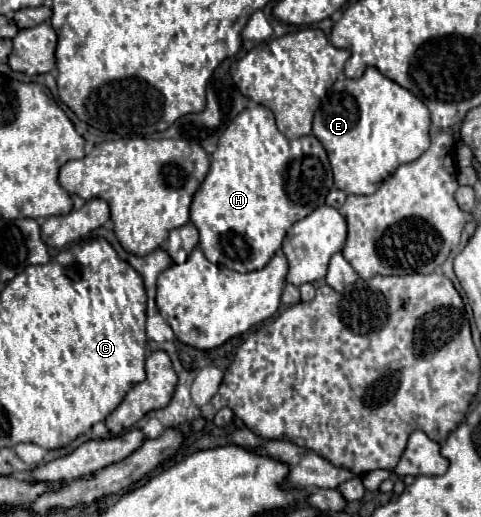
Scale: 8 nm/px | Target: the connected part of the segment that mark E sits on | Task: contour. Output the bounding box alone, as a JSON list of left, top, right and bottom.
[313,67,429,195]

